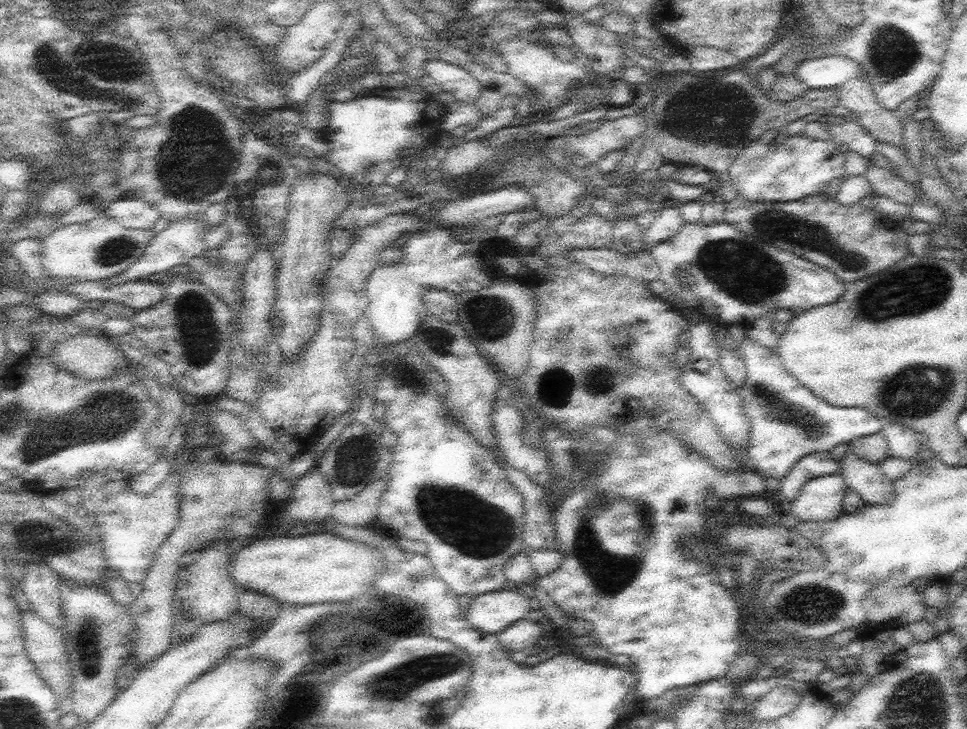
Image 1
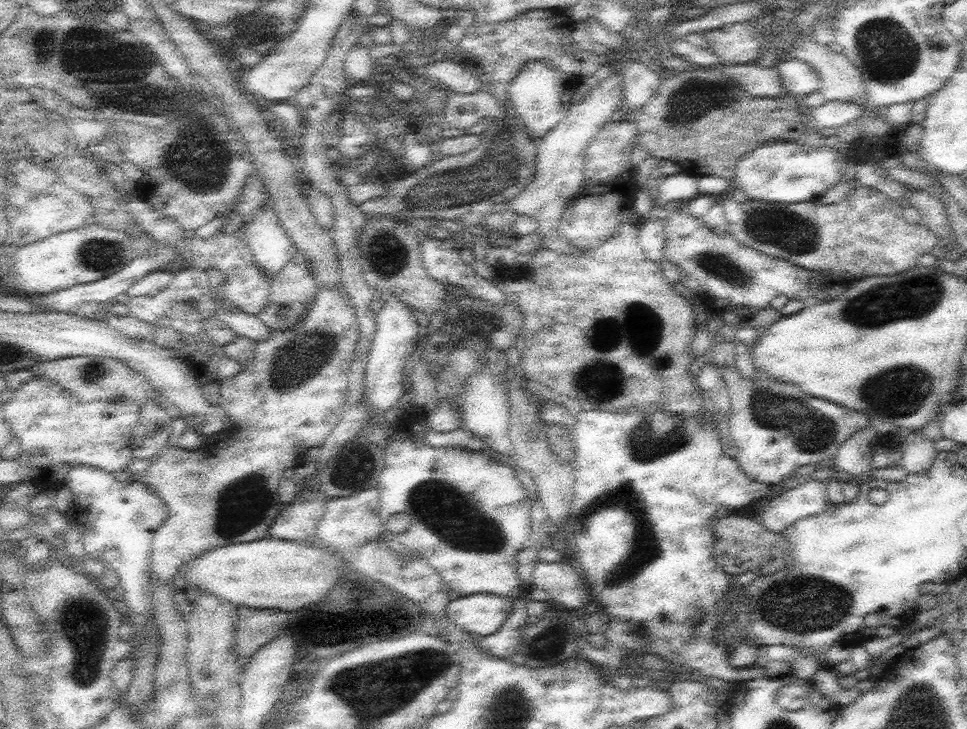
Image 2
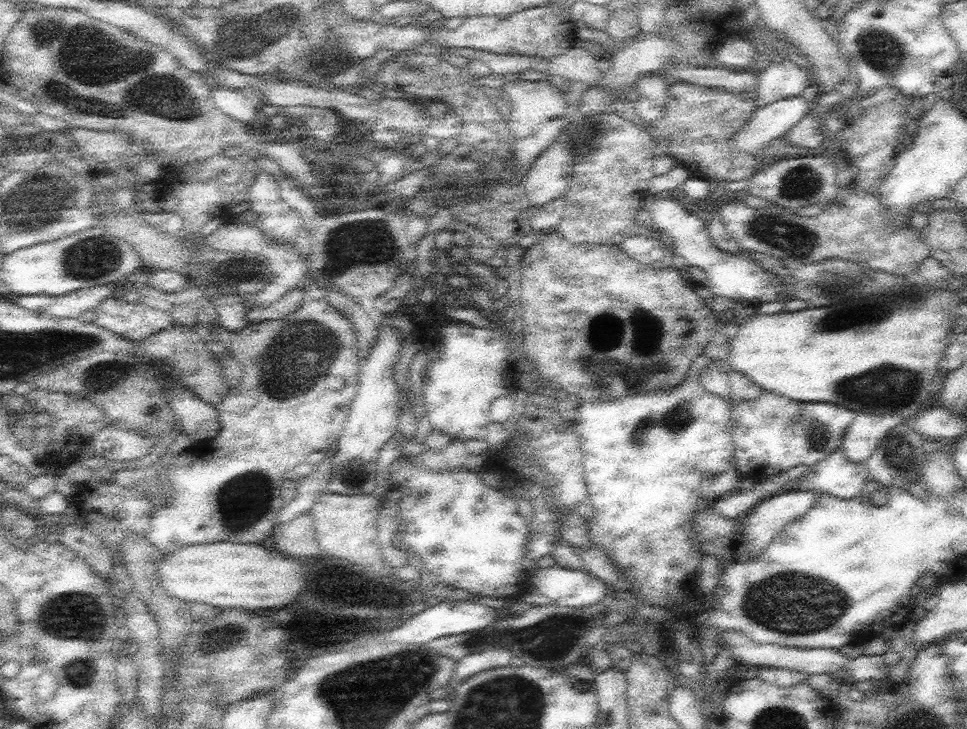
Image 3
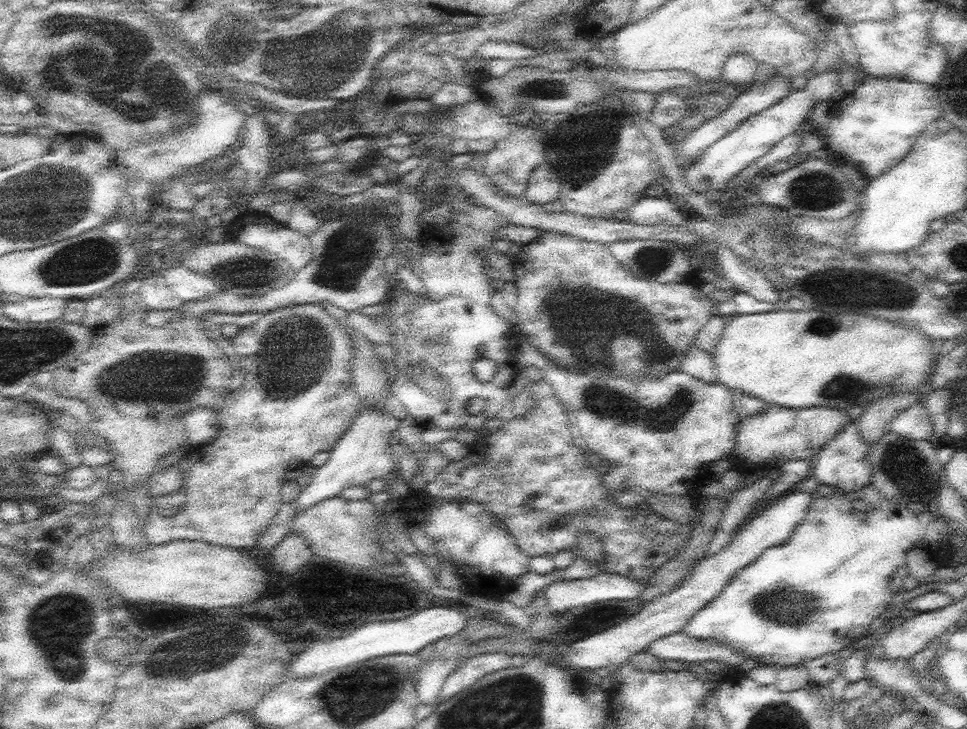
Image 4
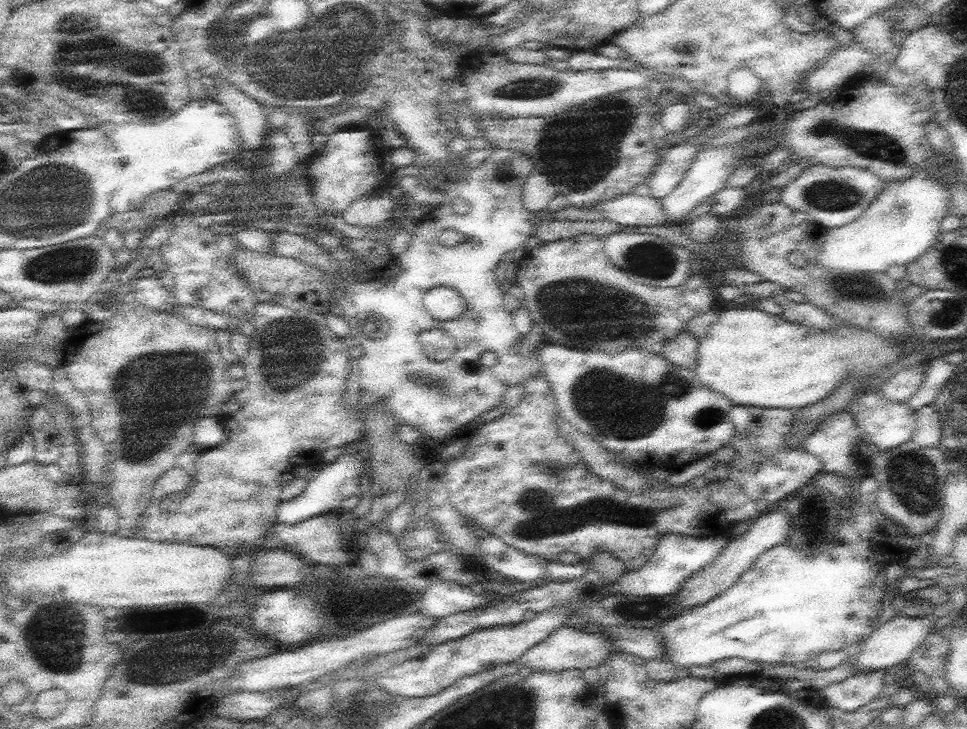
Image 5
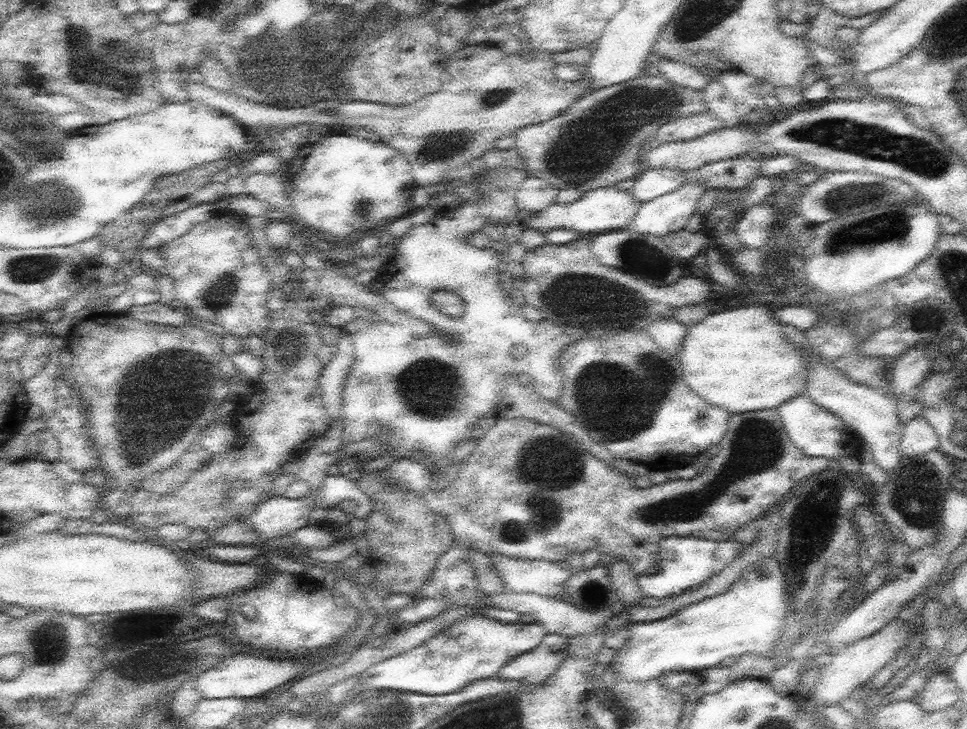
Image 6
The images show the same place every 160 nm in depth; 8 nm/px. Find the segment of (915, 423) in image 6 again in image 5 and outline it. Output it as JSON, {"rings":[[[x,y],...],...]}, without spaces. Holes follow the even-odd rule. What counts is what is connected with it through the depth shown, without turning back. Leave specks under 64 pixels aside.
{"rings":[[[935,404],[920,408],[917,412],[916,429],[912,441],[922,448],[941,447],[942,424]]]}

